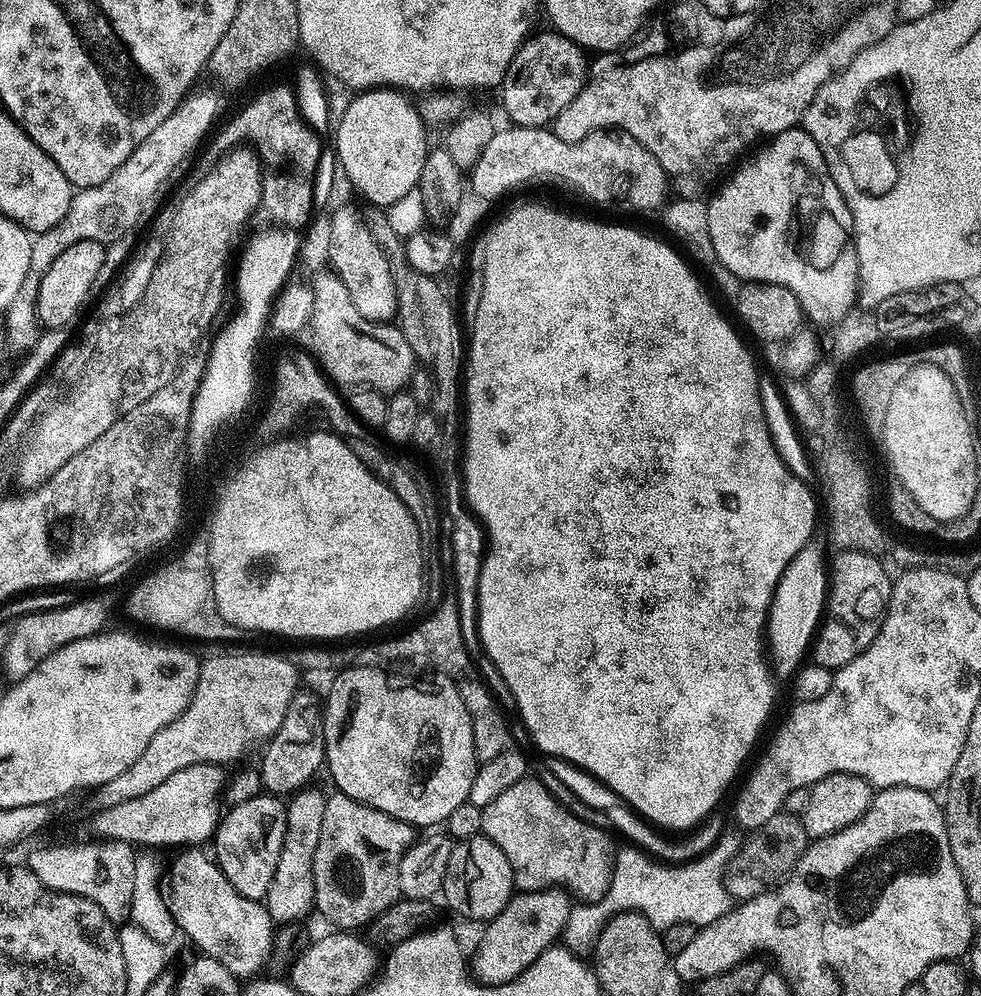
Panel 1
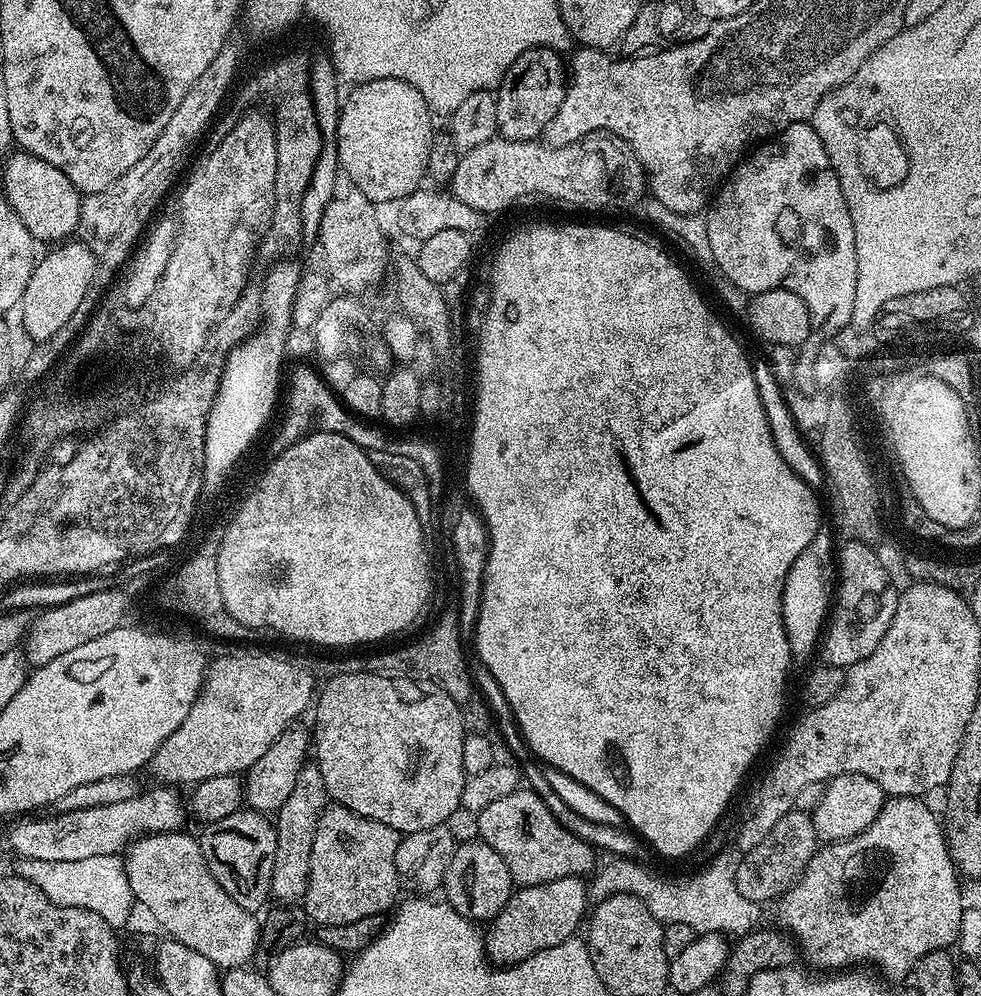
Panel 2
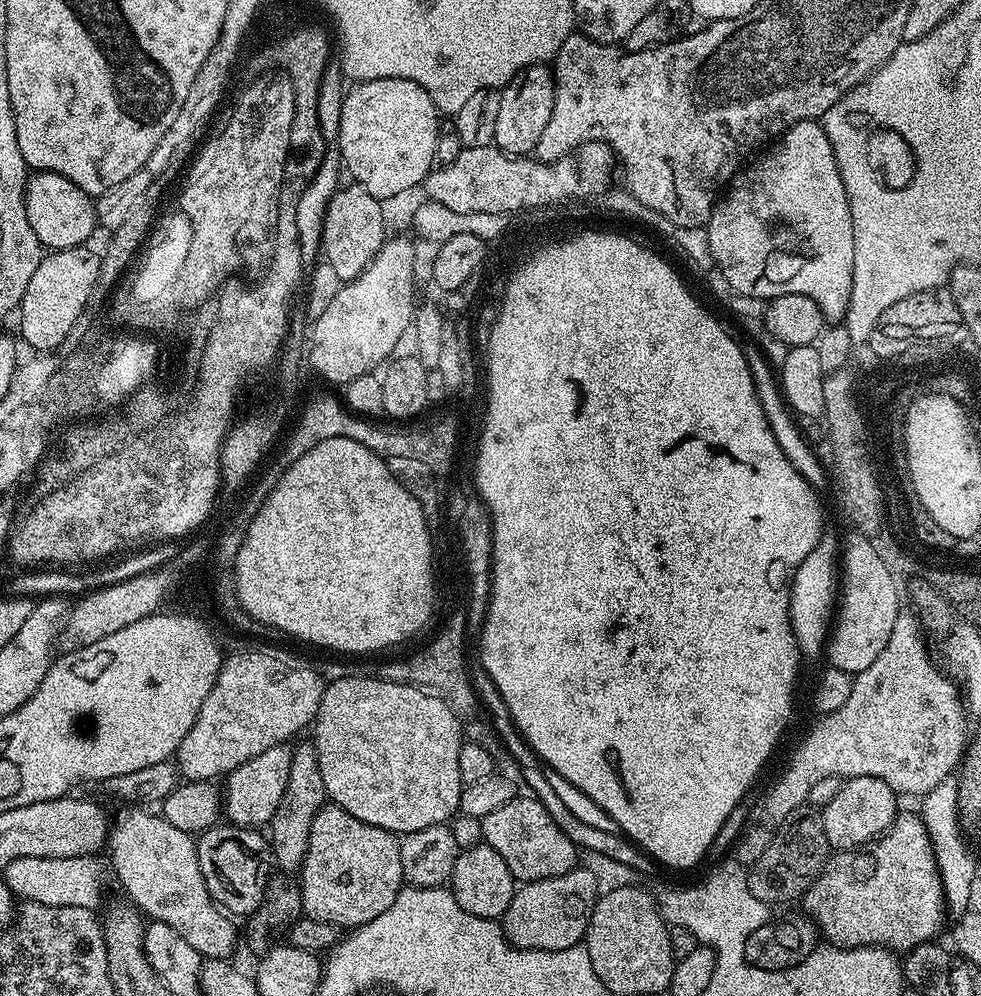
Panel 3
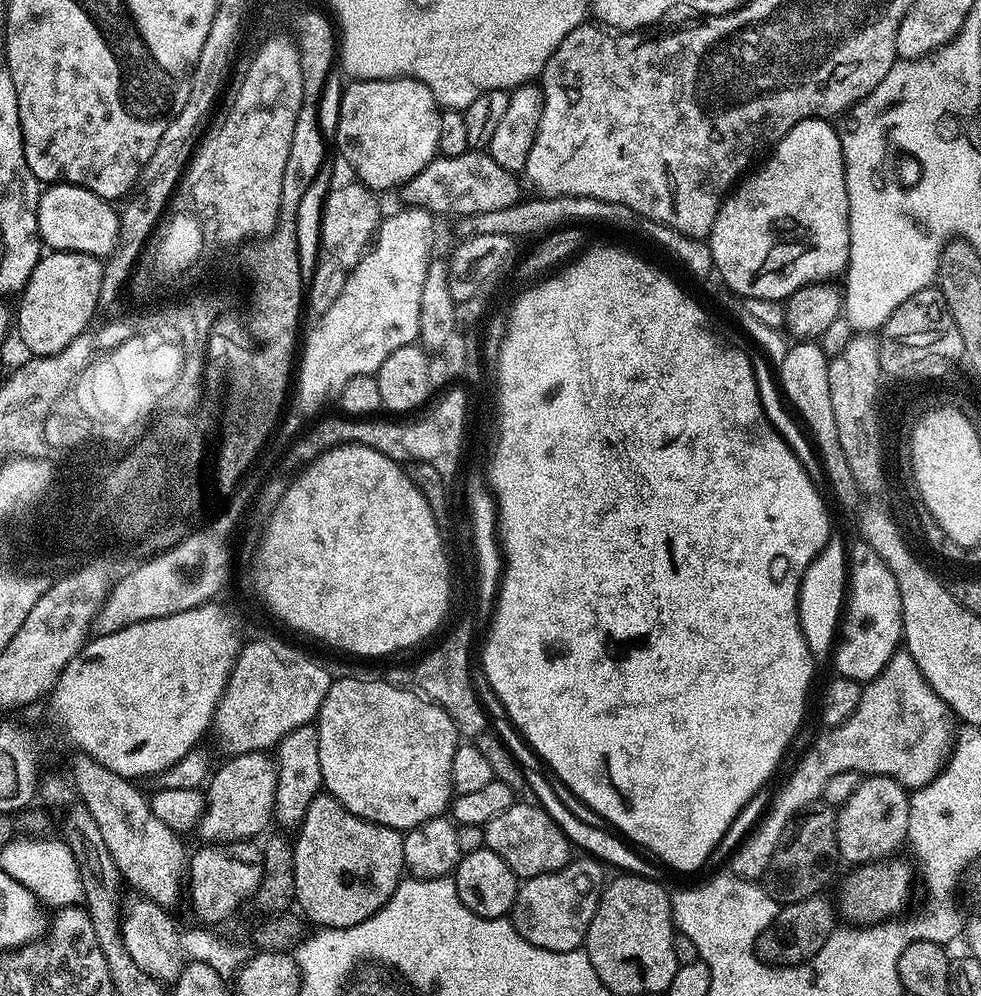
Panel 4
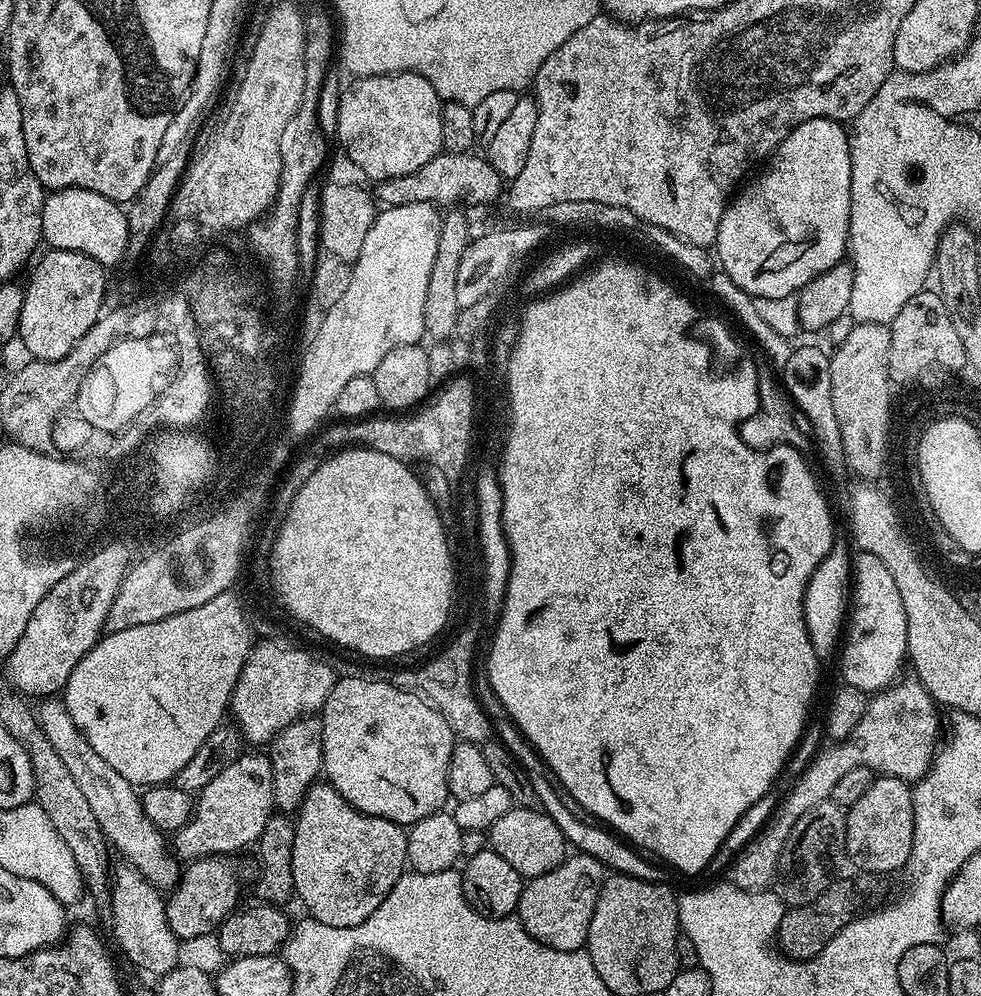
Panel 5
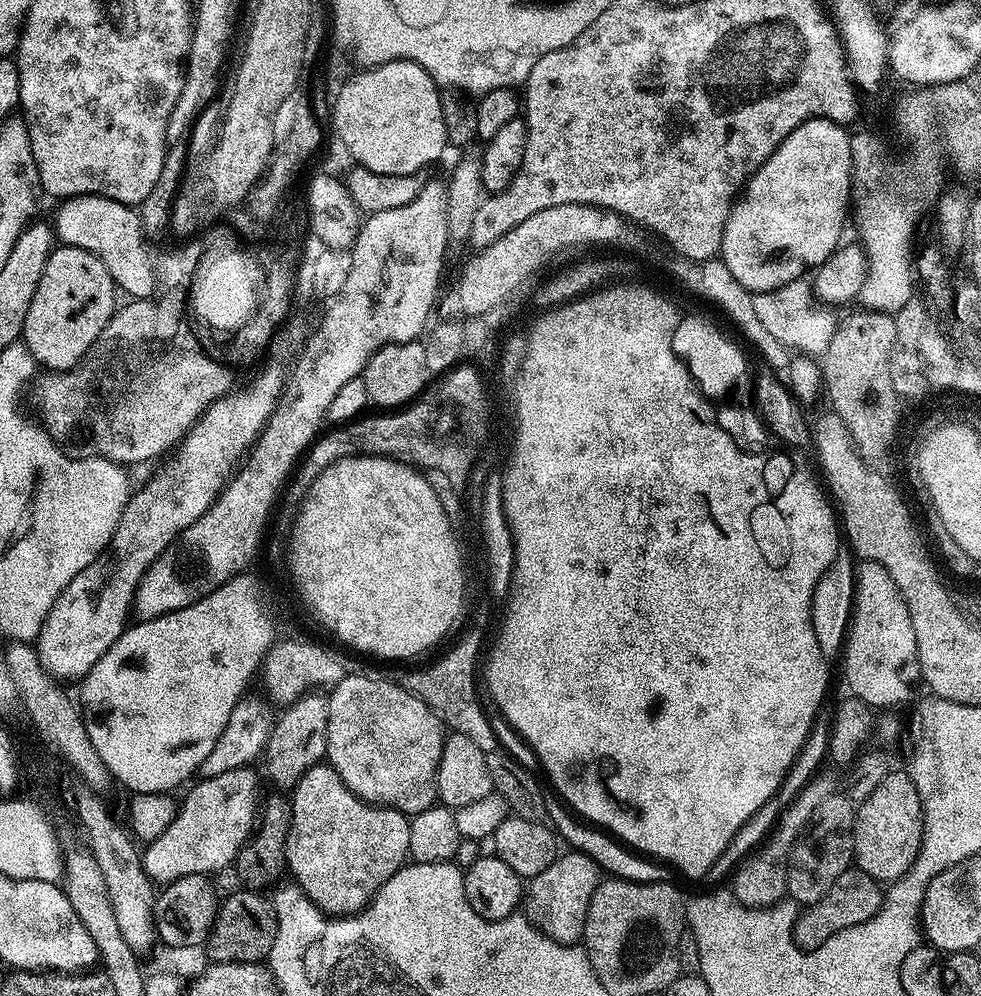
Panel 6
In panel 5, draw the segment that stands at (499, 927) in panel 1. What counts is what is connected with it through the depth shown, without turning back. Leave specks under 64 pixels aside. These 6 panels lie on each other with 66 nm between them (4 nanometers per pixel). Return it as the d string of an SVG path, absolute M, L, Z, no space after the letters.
M583 854L569 855L553 872L533 876L525 883L515 915L521 926L538 942L554 950L579 952L587 945L590 918L594 918L594 906L598 906L598 894L606 879L606 869L594 858Z

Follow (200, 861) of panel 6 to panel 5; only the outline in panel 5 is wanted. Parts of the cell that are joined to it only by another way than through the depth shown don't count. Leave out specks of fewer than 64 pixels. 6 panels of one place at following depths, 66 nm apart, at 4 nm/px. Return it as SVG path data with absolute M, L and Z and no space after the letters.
M241 754L198 793L191 820L174 832L175 855L184 862L200 860L203 856L224 858L229 855L227 852L236 852L247 844L255 845L273 811L273 794L271 759L267 755Z

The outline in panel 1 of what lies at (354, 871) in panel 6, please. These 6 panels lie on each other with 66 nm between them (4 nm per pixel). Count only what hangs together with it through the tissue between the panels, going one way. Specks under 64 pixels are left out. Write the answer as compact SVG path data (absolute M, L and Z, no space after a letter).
M333 791L326 802L326 814L322 814L322 834L314 850L315 911L340 930L360 930L378 918L382 910L401 899L398 866L413 839L411 824Z

